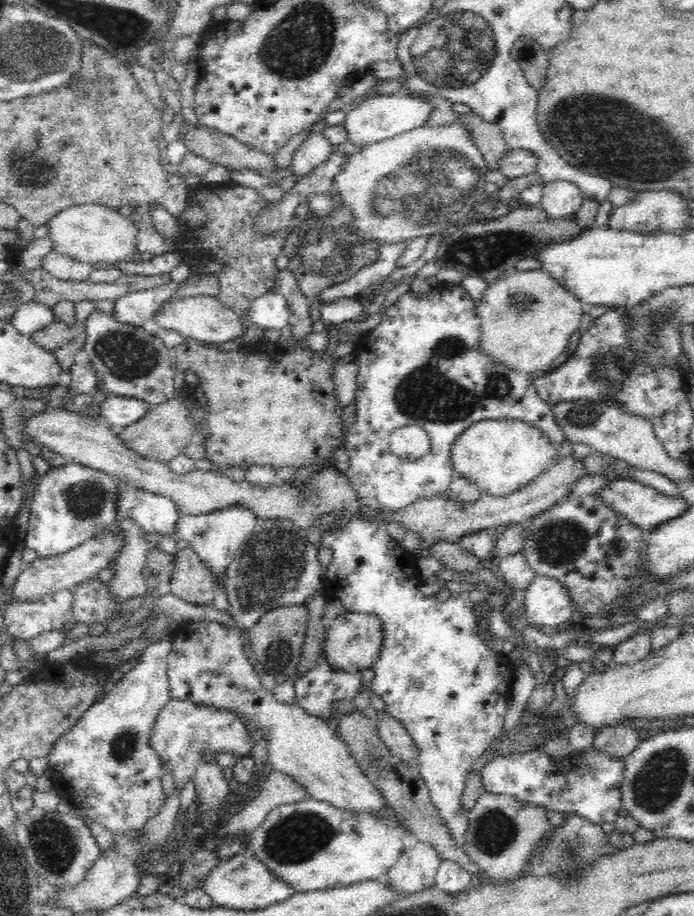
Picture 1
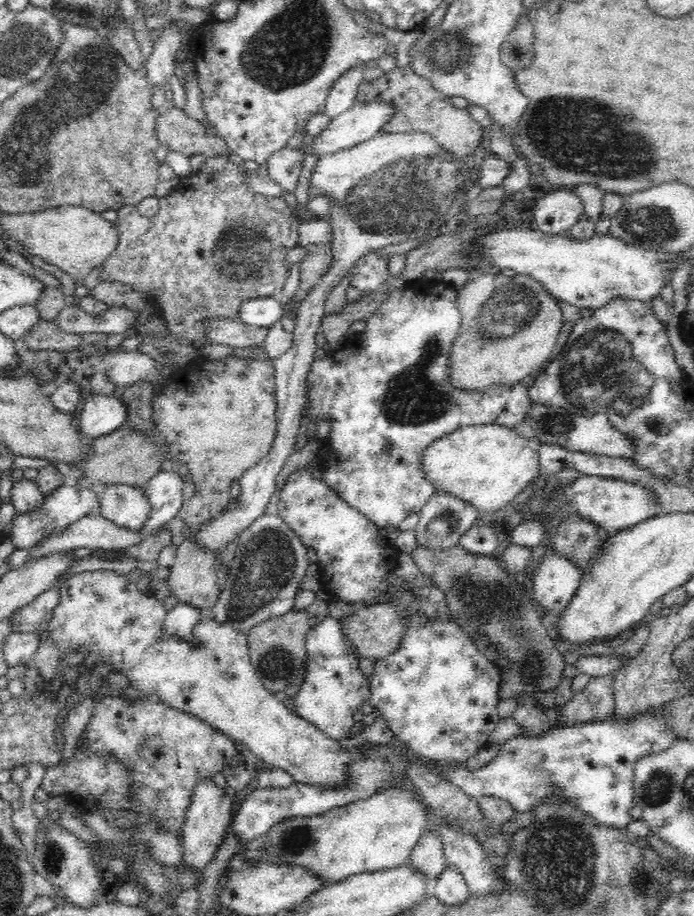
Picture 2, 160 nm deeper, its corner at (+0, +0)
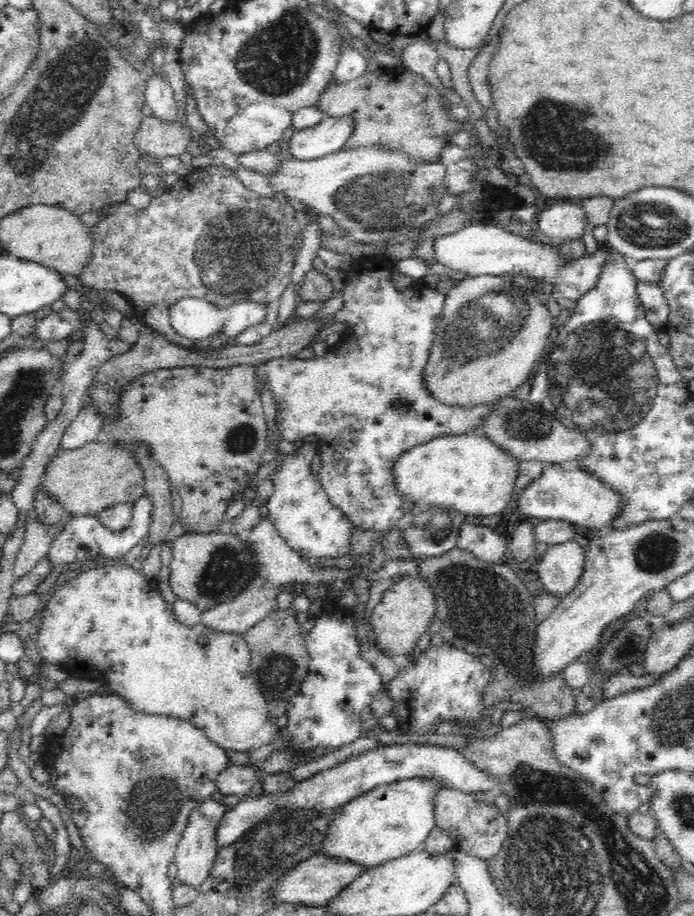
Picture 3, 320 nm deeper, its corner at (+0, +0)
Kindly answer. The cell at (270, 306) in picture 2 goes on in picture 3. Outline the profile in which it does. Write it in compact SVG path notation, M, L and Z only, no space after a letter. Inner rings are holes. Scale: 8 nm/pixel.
M182 298L178 304L174 304L170 308L170 319L172 319L173 328L186 338L208 338L208 336L212 336L218 330L223 330L227 338L232 338L250 326L265 322L269 305L269 303L260 301L244 301L233 304L228 308L218 309L204 299Z

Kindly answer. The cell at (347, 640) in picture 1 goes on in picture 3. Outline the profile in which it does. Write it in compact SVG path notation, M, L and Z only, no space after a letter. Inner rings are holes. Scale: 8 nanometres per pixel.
M408 576L390 587L370 614L370 628L374 632L374 644L382 654L402 659L415 648L417 640L432 624L436 615L436 598L420 576Z

